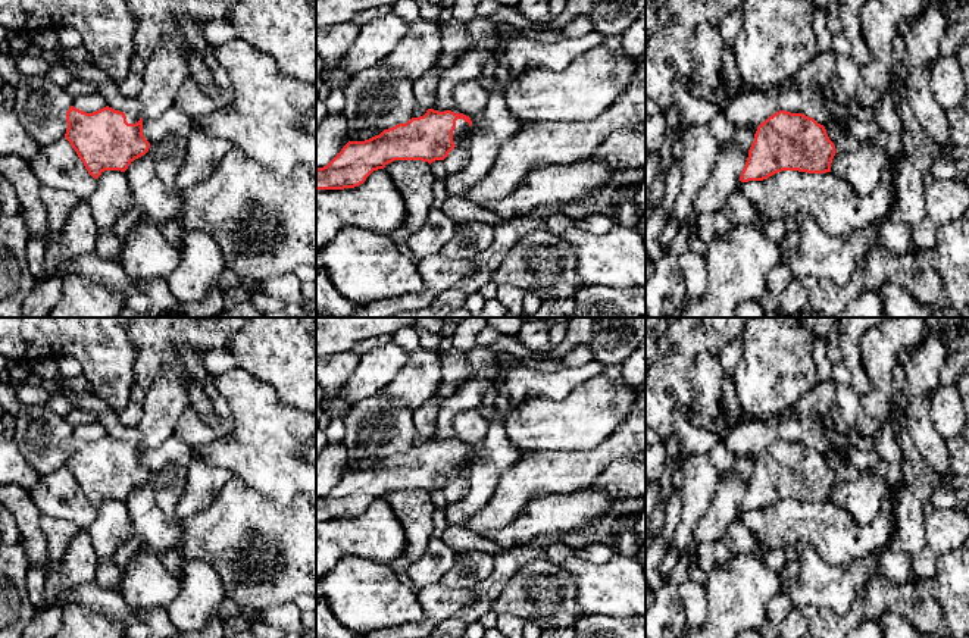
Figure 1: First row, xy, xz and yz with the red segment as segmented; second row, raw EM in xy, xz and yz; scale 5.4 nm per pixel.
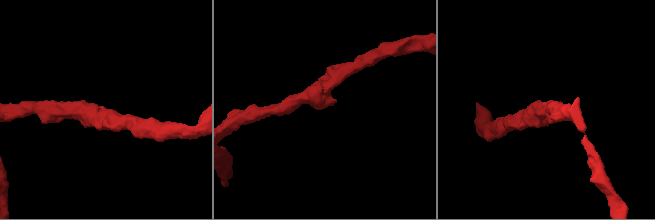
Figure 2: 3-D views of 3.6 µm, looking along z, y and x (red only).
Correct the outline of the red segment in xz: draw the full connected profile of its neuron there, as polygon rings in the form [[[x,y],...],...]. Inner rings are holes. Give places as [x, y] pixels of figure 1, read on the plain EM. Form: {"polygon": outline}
{"polygon": [[[457,437],[444,441],[428,438],[423,445],[384,459],[369,469],[348,470],[326,495],[316,498],[316,520],[359,516],[373,500],[394,490],[429,494],[444,490],[471,454],[471,447]]]}

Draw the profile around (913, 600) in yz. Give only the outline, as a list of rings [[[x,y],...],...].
[[[969,537],[959,548],[940,556],[938,570],[932,579],[910,579],[900,585],[891,585],[878,567],[847,614],[837,616],[831,610],[816,612],[809,622],[806,638],[844,638],[862,620],[878,620],[887,612],[900,614],[916,631],[932,638],[969,638]]]

